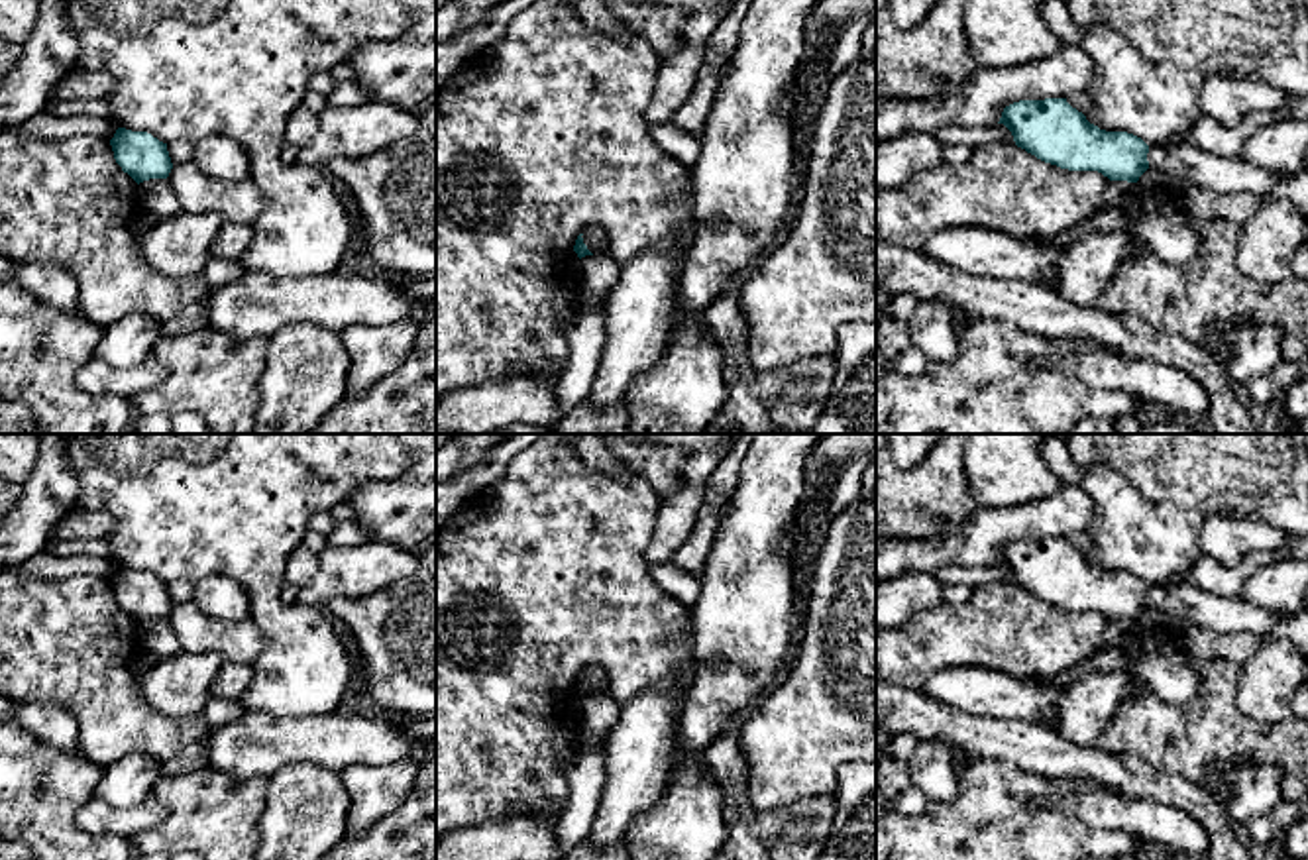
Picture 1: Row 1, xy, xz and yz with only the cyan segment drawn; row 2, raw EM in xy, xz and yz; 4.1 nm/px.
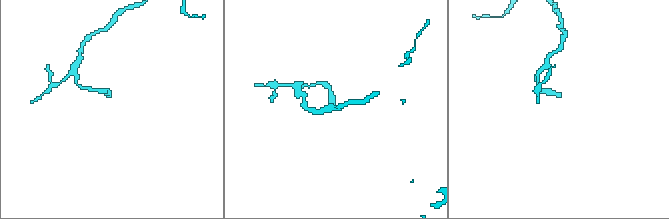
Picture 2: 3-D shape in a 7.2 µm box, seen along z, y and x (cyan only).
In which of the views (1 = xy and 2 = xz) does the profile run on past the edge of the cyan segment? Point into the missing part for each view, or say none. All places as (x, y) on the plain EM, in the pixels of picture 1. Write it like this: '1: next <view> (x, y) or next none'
1: next none
2: next none

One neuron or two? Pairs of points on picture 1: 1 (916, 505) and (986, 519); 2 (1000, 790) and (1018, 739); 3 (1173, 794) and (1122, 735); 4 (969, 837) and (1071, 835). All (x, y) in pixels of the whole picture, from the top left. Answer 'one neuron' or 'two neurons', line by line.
1: two neurons
2: two neurons
3: two neurons
4: one neuron

